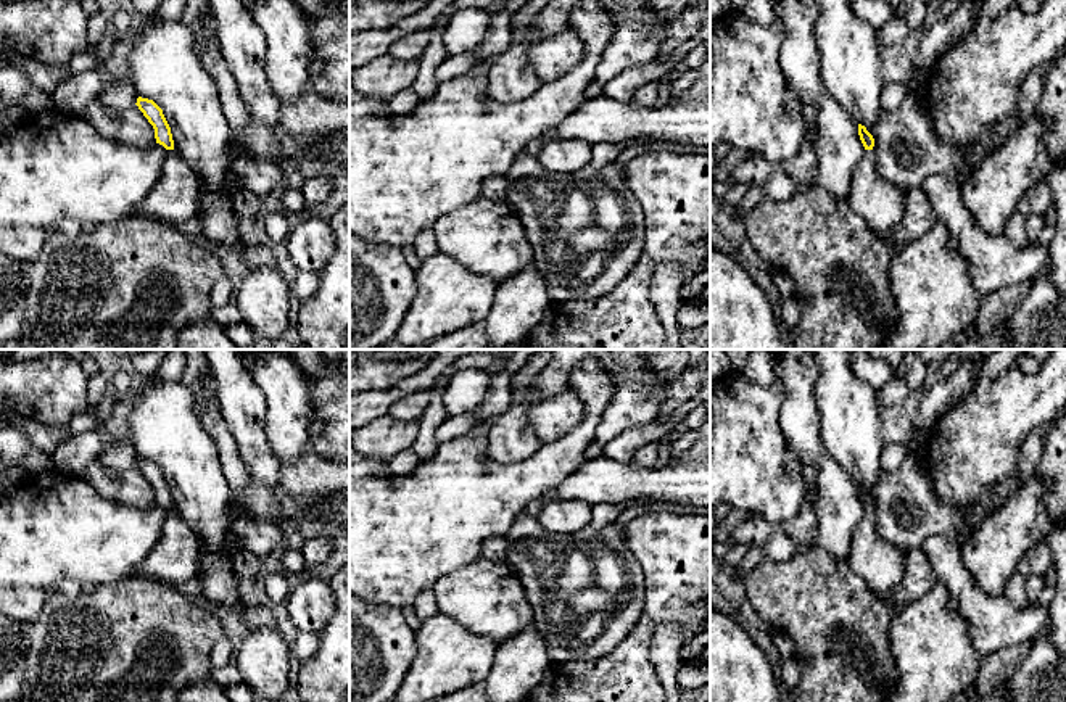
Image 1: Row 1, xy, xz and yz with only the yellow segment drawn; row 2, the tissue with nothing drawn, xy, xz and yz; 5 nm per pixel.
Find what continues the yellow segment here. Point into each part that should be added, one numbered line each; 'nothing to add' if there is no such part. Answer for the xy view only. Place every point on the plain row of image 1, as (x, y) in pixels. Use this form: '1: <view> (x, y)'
nothing to add

